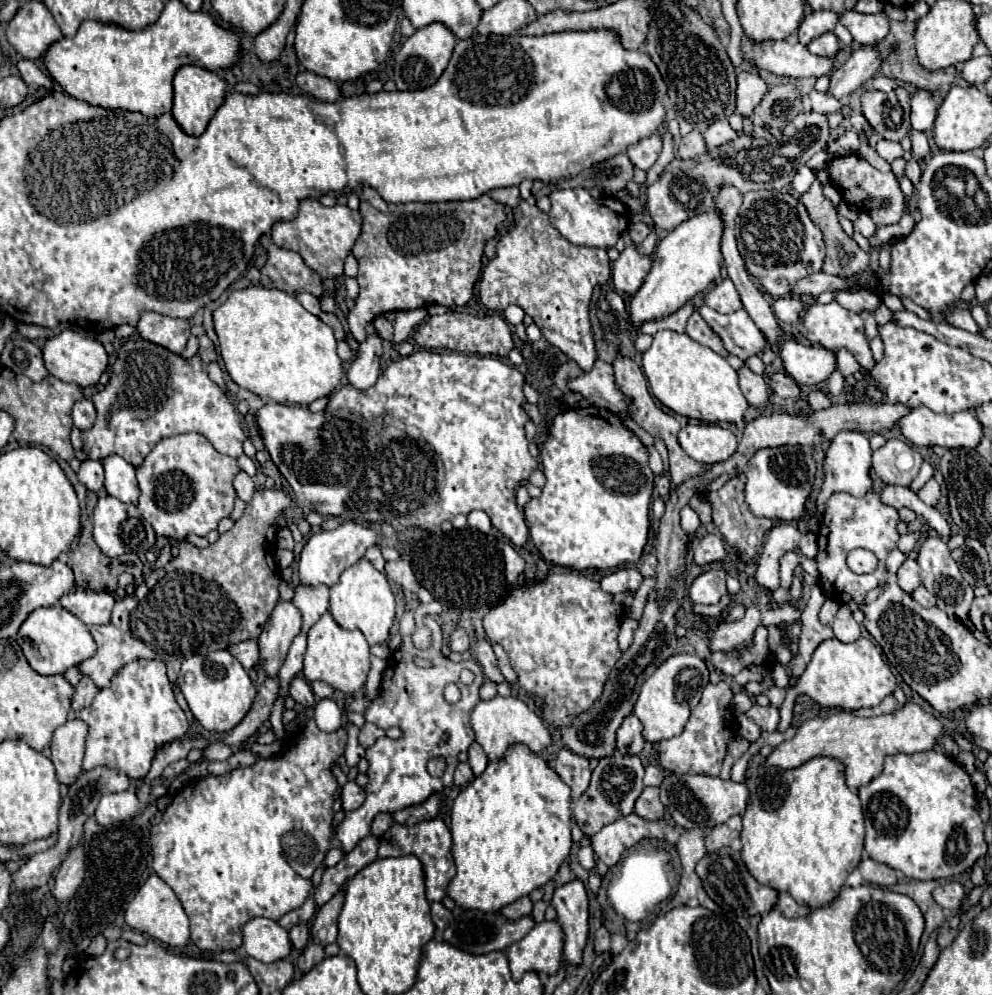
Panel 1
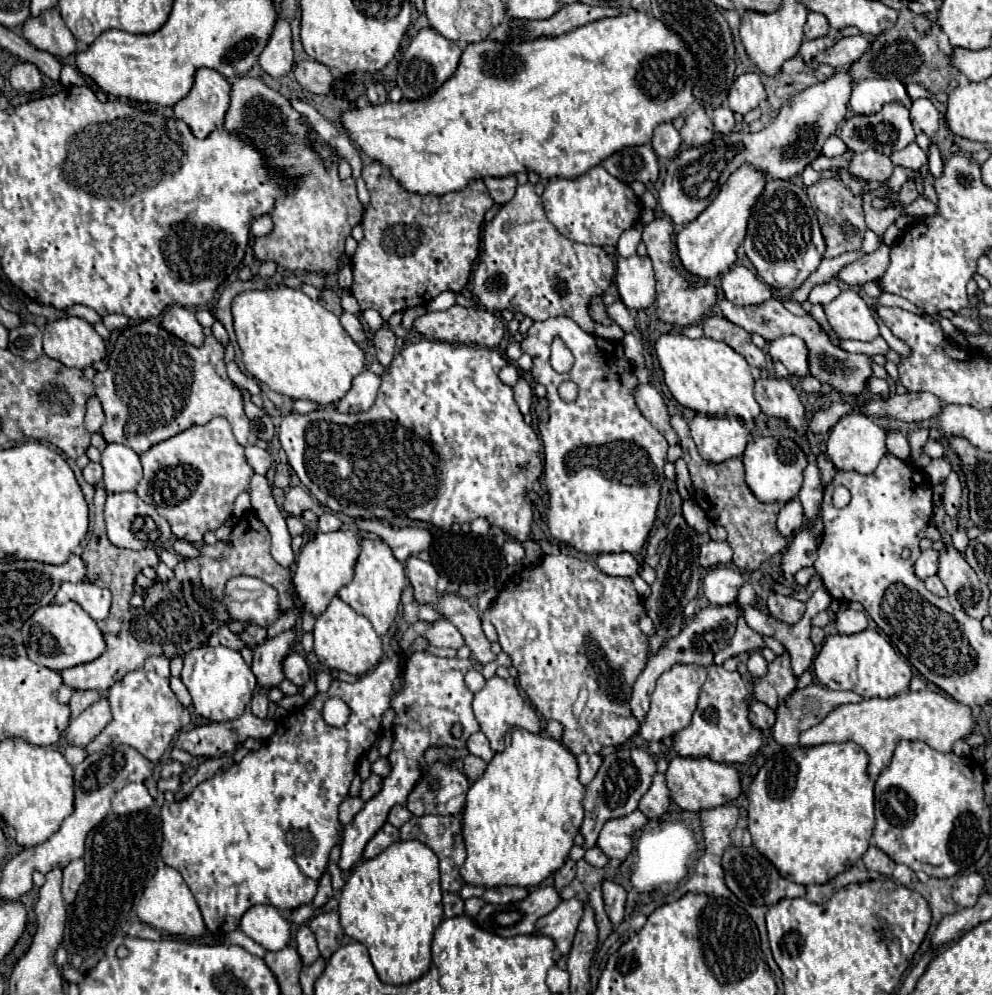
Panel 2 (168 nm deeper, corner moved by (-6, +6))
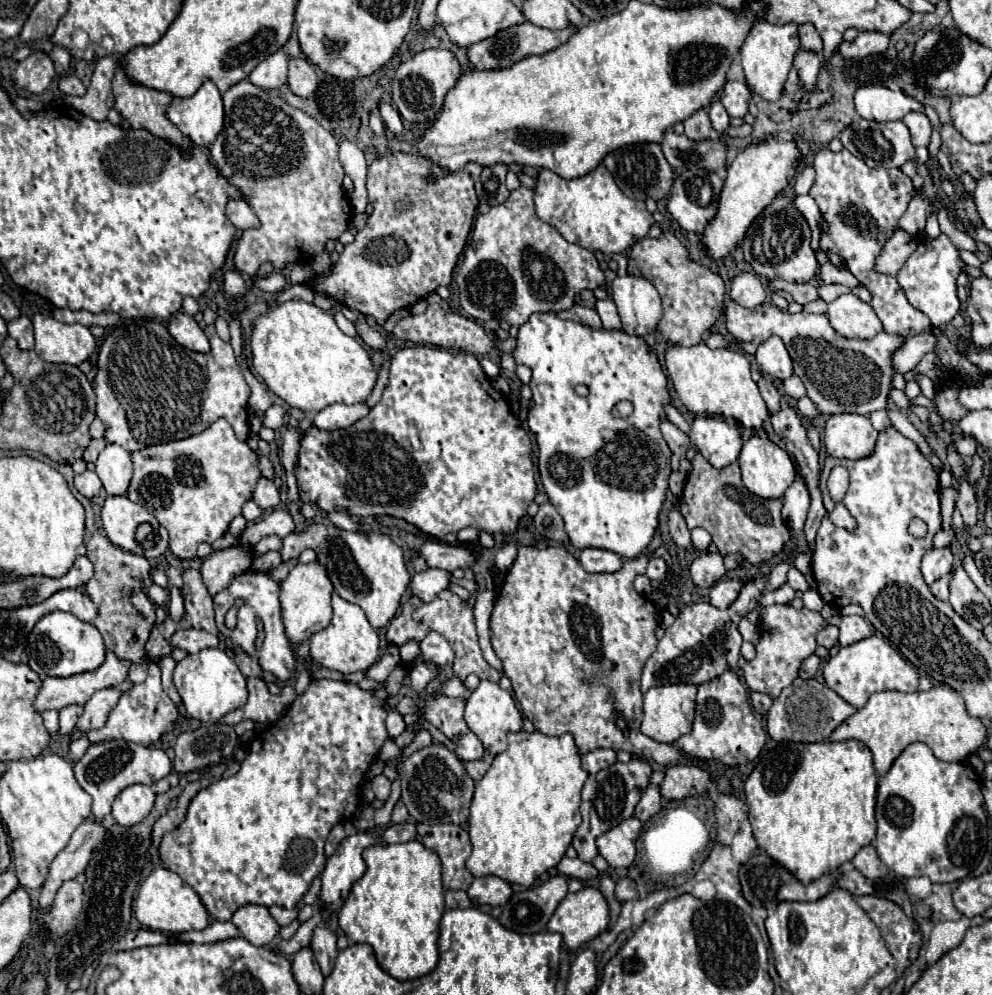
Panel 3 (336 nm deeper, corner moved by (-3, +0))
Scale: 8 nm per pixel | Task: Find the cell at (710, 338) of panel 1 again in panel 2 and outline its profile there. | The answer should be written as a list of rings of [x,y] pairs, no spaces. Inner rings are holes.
[[[716,314],[706,316],[702,320],[702,330],[704,330],[706,338],[728,344],[732,350],[736,350],[740,356],[744,356],[750,366],[756,366],[756,368],[766,366],[764,352],[752,344],[750,334],[746,330],[742,330],[740,326],[732,324],[730,320],[726,320],[724,316],[716,316]]]

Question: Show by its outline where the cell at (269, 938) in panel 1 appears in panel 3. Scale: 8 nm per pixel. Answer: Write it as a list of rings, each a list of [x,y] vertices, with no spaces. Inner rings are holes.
[[[259,904],[241,906],[233,914],[231,922],[239,928],[241,936],[247,938],[253,946],[267,946],[279,934],[279,924],[271,918],[269,910]]]

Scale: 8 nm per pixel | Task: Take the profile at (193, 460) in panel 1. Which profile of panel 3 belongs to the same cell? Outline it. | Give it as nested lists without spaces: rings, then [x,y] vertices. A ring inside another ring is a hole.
[[[223,418],[213,422],[201,434],[137,450],[131,454],[131,460],[133,460],[135,472],[125,496],[149,508],[149,512],[155,514],[159,524],[165,526],[169,532],[171,552],[181,560],[195,558],[197,546],[201,542],[213,544],[217,538],[221,538],[227,532],[231,520],[241,514],[241,506],[251,498],[253,488],[257,486],[257,480],[261,478],[257,454],[247,446],[247,442],[241,442],[235,438],[231,424]]]

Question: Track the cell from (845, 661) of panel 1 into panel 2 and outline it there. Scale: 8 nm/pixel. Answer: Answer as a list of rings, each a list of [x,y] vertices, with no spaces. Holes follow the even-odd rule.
[[[864,630],[852,636],[828,636],[814,658],[814,676],[830,690],[852,690],[862,698],[892,698],[908,690],[912,668],[880,632]]]

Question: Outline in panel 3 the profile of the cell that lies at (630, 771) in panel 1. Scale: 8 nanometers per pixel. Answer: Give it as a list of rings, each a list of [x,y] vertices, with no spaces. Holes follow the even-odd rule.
[[[631,758],[631,762],[623,764],[623,762],[615,762],[609,768],[597,772],[597,774],[589,774],[585,786],[583,786],[583,802],[581,802],[581,816],[583,822],[577,828],[575,836],[573,836],[573,848],[577,850],[577,856],[583,862],[593,862],[593,858],[599,854],[597,850],[597,836],[601,836],[603,832],[607,832],[609,828],[621,824],[623,820],[633,816],[633,810],[641,798],[641,794],[645,792],[647,784],[649,784],[649,776],[651,776],[651,766],[641,760],[641,758]]]

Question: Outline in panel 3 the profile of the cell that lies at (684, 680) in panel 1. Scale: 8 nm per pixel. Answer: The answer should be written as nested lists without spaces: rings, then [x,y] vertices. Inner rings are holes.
[[[667,684],[667,686],[655,686],[645,692],[643,696],[643,722],[641,732],[657,742],[675,742],[683,734],[691,732],[693,728],[693,716],[695,716],[695,694],[697,686],[691,684]]]

